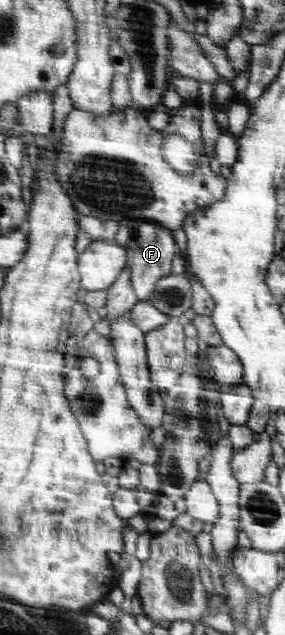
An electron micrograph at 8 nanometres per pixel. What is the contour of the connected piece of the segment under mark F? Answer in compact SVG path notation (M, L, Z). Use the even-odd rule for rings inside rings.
M140 220L140 226L131 230L131 239L127 246L126 267L131 271L132 285L135 288L136 297L139 301L149 299L156 289L157 281L172 271L172 259L176 255L176 242L173 231L154 222Z

